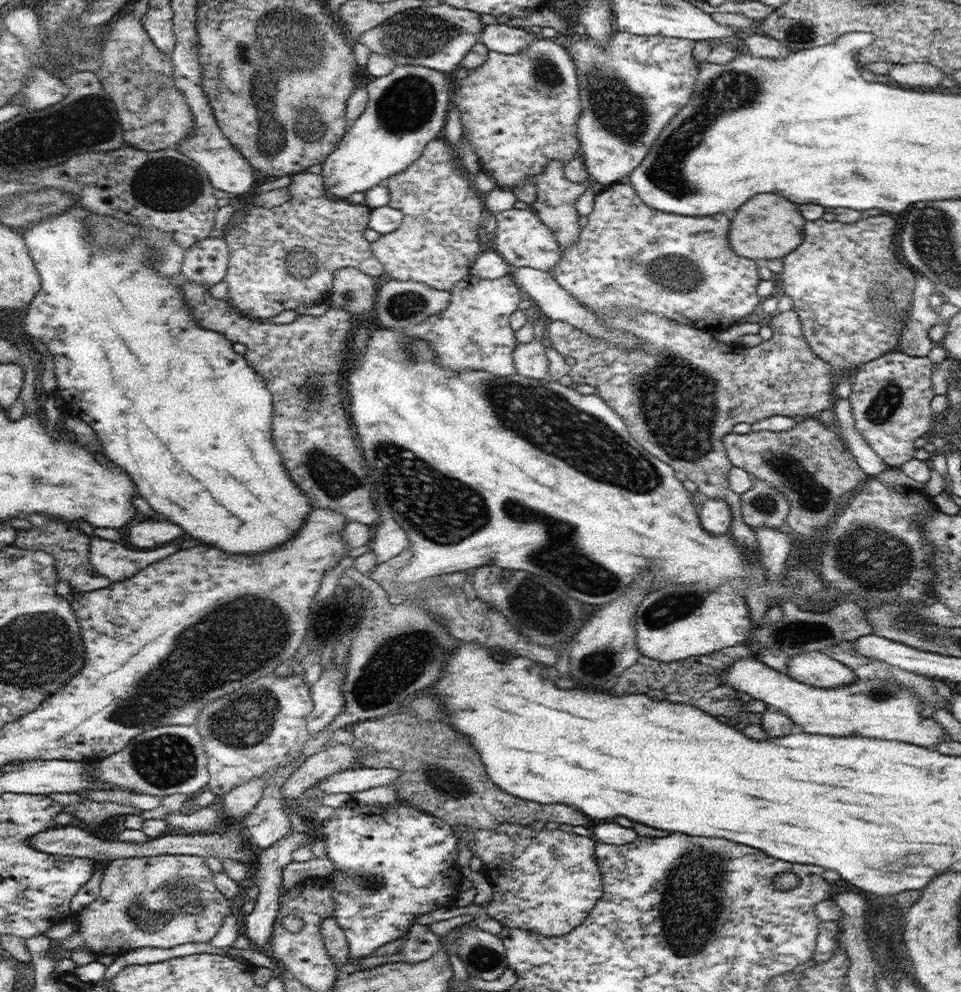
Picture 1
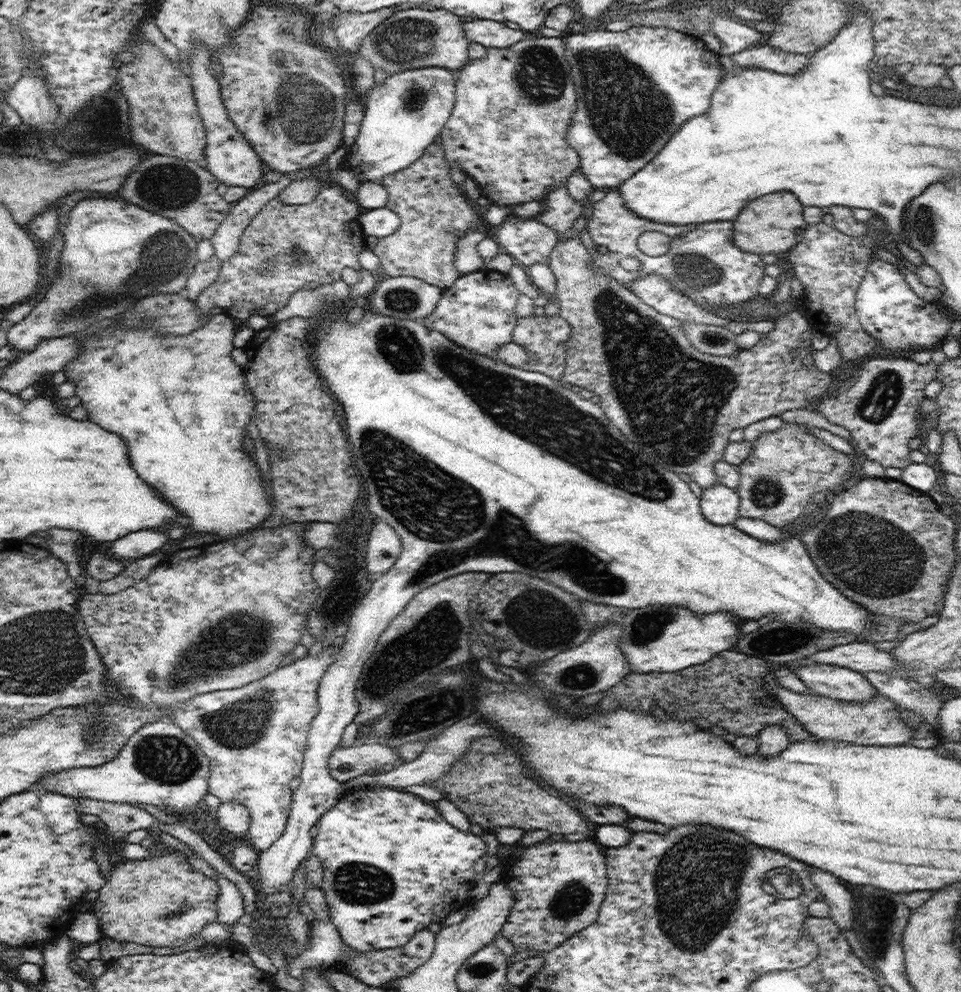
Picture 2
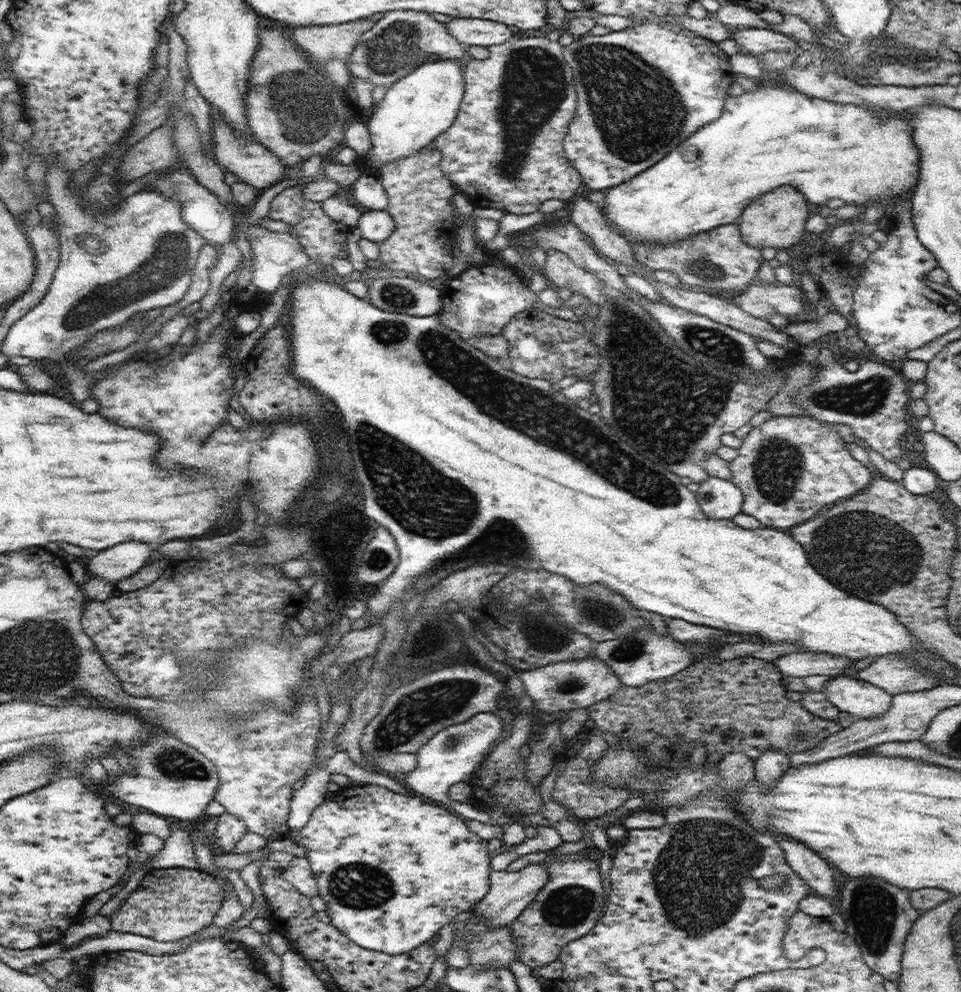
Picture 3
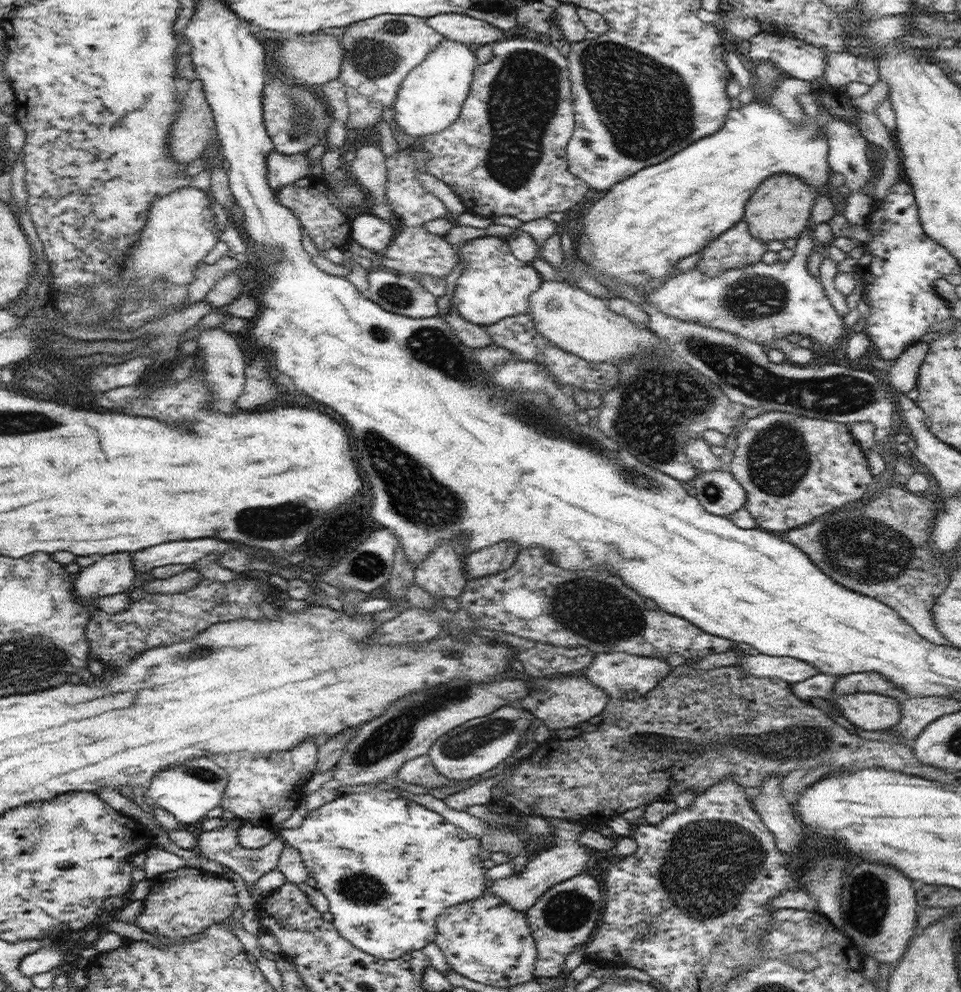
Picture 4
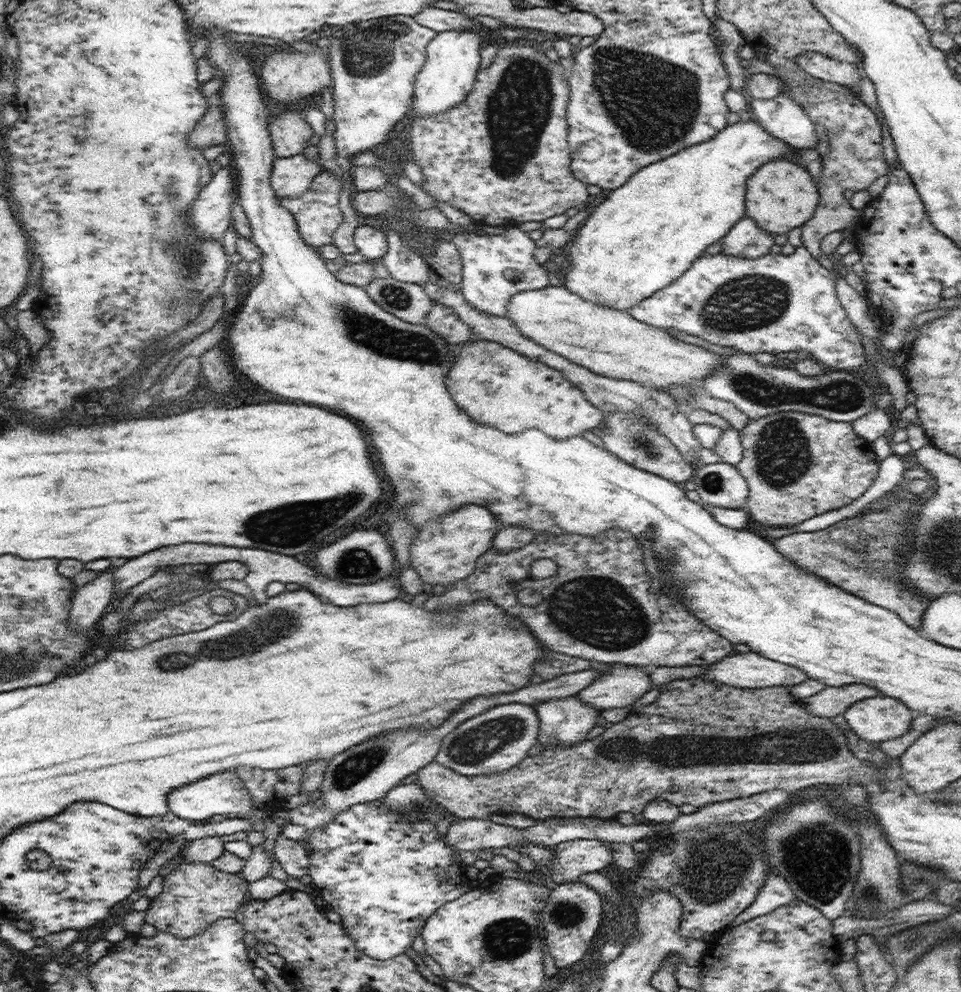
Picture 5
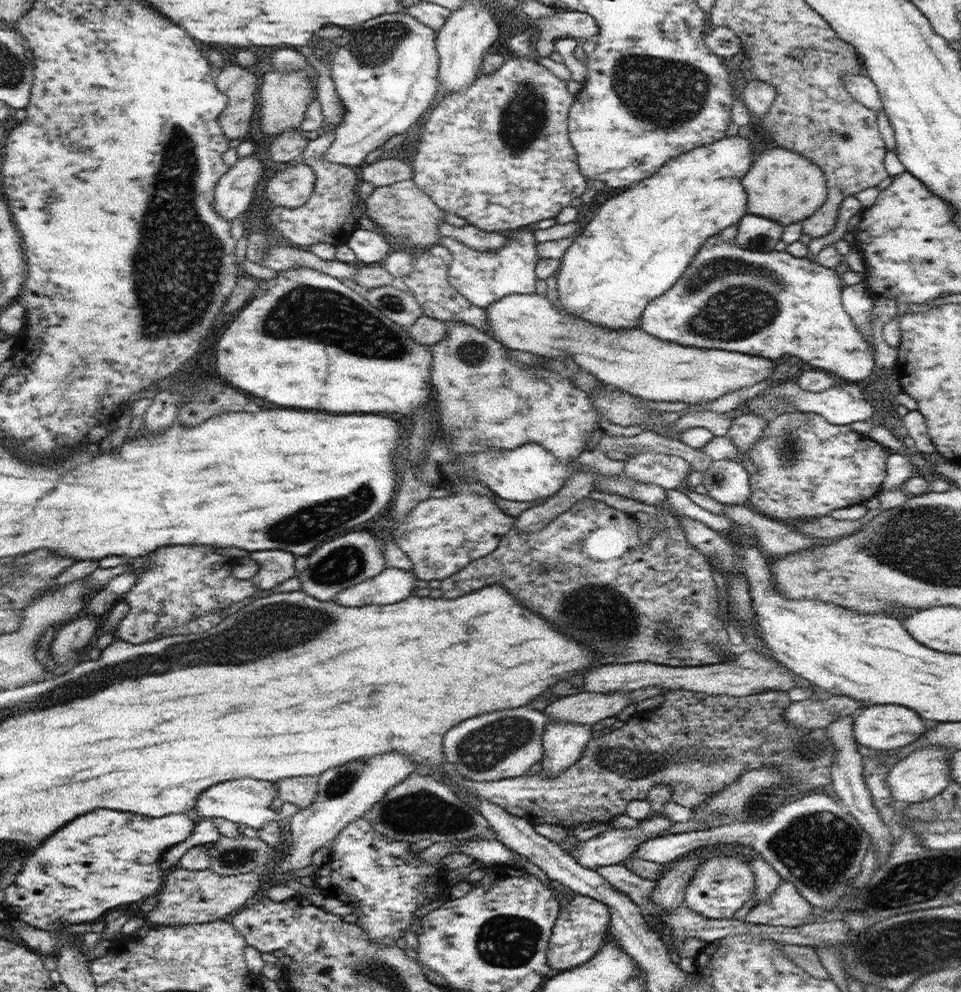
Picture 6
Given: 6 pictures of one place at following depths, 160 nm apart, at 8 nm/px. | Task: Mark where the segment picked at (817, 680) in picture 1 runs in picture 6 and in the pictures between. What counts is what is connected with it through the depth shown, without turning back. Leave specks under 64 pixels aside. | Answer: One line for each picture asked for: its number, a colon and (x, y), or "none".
2: (839, 682)
3: (846, 692)
4: (867, 710)
5: (879, 718)
6: (887, 727)

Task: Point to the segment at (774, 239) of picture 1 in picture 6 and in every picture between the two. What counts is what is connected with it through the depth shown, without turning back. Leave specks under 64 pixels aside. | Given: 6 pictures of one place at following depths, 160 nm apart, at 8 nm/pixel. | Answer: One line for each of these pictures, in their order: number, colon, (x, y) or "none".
2: (774, 223)
3: (778, 219)
4: (781, 208)
5: (781, 195)
6: (781, 185)

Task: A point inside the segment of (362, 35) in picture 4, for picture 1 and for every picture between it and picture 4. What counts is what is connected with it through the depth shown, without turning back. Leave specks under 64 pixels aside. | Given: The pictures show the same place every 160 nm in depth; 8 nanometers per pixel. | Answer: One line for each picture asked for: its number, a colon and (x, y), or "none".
1: (439, 37)
2: (414, 38)
3: (400, 42)

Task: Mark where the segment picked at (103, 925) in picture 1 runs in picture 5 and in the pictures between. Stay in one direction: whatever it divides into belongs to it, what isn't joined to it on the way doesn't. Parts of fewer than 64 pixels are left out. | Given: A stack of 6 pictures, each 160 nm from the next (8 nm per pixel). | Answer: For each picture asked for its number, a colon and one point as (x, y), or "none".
2: (160, 901)
3: (169, 904)
4: (182, 902)
5: (195, 894)

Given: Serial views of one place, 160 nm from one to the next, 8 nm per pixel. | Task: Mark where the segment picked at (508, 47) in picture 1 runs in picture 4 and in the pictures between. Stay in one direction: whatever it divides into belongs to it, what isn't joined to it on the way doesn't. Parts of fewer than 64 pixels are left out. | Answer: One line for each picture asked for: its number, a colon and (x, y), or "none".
2: (491, 34)
3: (468, 31)
4: (461, 28)

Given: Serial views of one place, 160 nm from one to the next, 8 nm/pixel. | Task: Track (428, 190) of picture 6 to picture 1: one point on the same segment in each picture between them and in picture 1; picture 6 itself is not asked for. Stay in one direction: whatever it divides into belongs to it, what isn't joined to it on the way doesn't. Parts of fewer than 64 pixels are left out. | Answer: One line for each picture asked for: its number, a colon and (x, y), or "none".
1: (520, 111)
2: (508, 129)
3: (504, 150)
4: (505, 154)
5: (501, 156)

